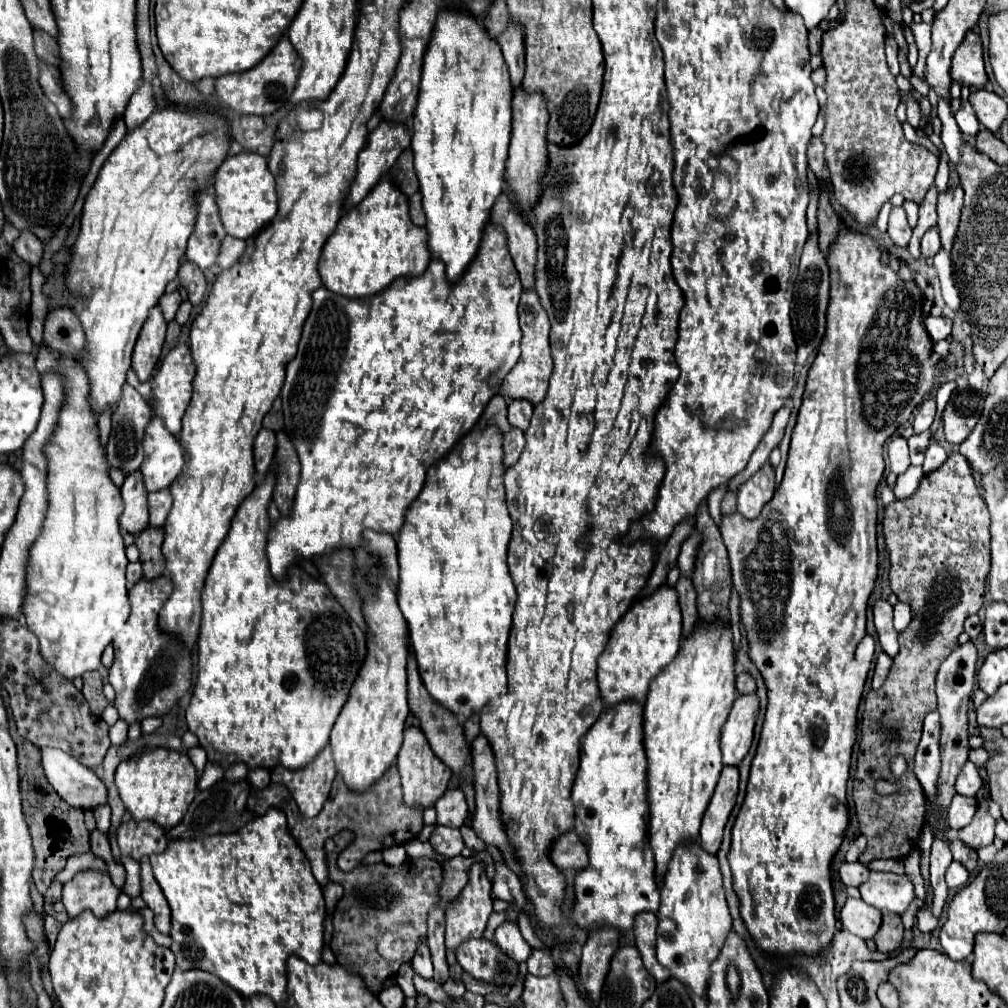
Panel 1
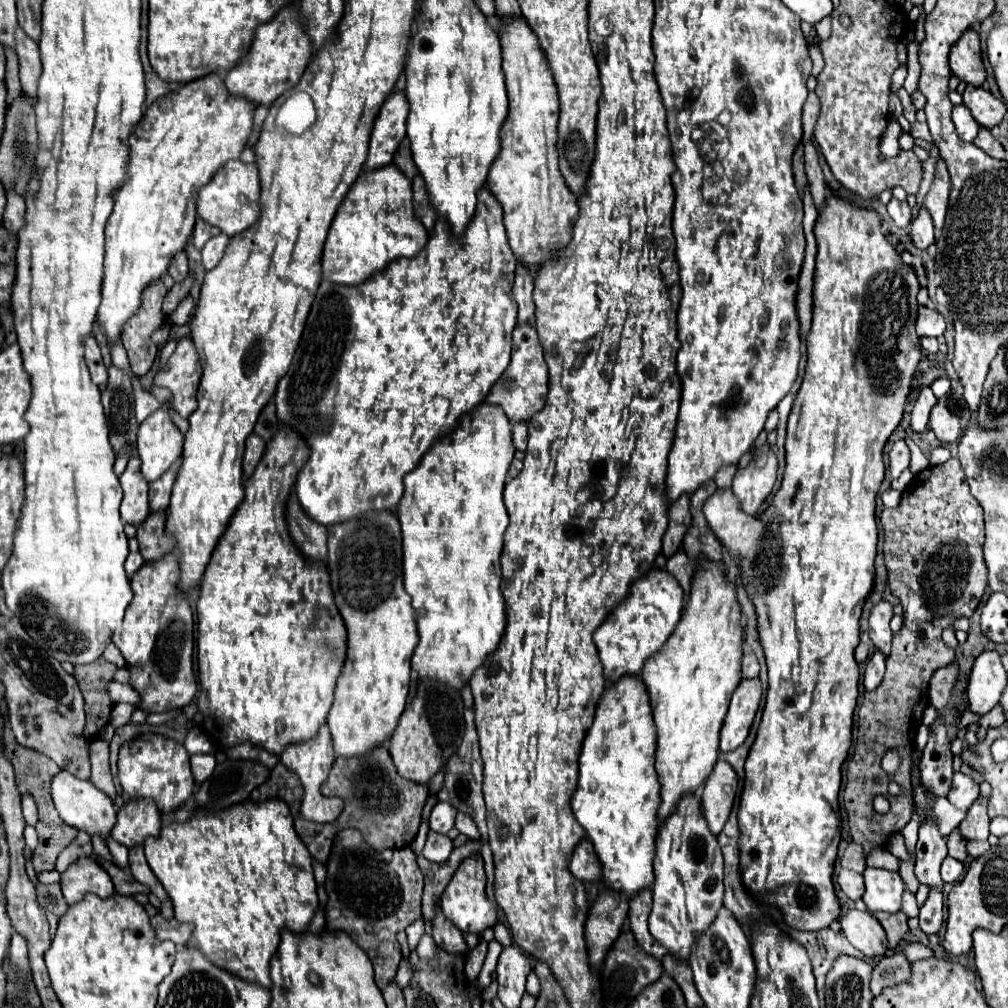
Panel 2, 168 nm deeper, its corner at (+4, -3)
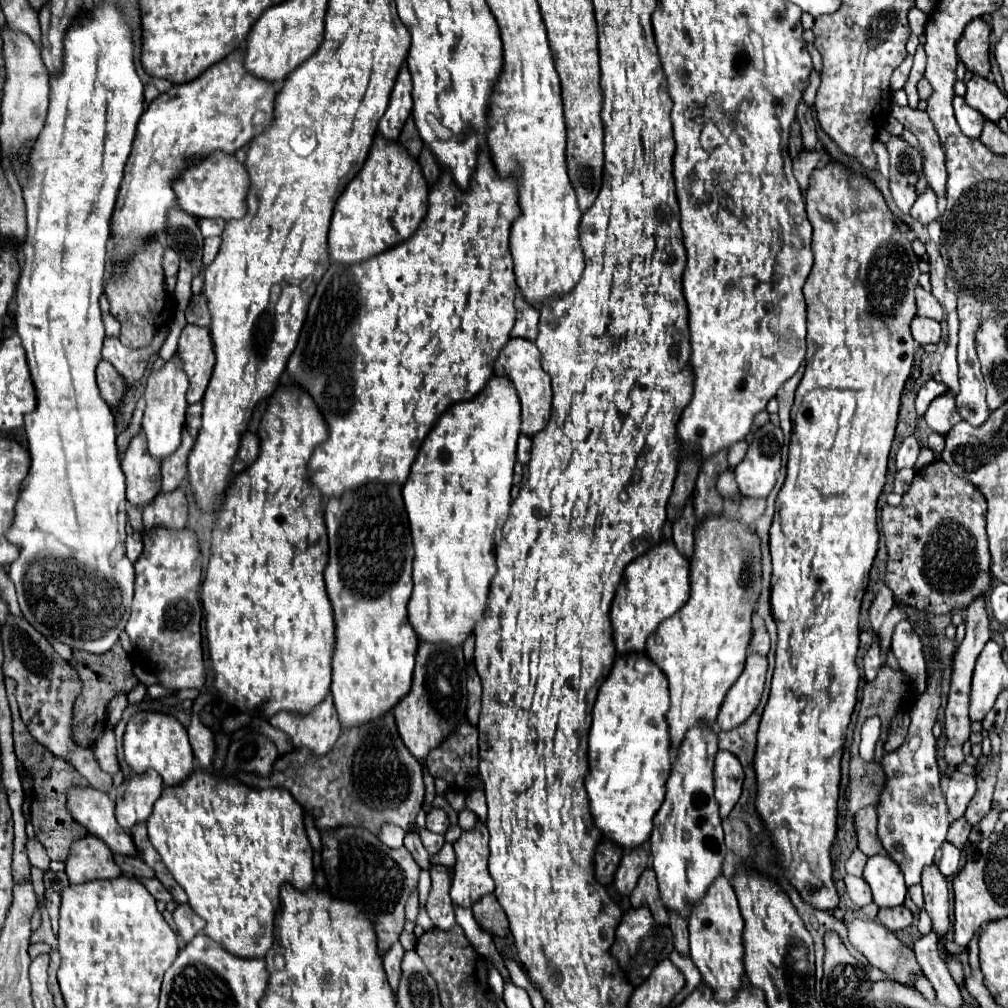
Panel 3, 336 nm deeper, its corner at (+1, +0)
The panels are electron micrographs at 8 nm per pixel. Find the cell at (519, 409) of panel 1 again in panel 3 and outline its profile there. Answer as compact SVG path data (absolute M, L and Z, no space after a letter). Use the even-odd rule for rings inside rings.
M520 434L520 438L518 438L518 460L522 464L526 464L530 460L530 446L532 446L532 438L526 434Z

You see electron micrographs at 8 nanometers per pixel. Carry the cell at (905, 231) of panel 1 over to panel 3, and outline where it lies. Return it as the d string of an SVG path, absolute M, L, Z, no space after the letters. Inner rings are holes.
M892 136L892 140L886 144L886 148L888 148L888 154L890 154L890 192L892 192L892 198L894 198L896 206L900 208L900 212L908 214L912 204L918 198L918 194L914 192L914 184L916 184L918 174L922 170L922 156L920 156L918 150L914 150L900 136Z

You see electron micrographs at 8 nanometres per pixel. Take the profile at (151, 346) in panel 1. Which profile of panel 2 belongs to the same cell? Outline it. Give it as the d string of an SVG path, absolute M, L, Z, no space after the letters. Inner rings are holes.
M161 279L149 283L143 291L139 309L125 323L125 327L121 331L121 343L127 349L131 369L137 377L145 375L157 357L159 349L151 341L151 335L165 321L165 315L161 311L161 303L165 299L165 293L167 293L167 289Z

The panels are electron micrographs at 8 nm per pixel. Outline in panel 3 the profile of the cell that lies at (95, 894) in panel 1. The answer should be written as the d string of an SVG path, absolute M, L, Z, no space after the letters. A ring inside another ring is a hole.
M86 836L70 846L66 860L66 874L72 886L90 880L112 880L120 876L110 848L96 840L96 836Z

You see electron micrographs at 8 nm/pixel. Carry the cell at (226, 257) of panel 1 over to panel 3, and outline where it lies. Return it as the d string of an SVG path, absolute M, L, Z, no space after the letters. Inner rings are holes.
M212 236L204 240L204 264L206 266L216 258L218 248L220 248L220 236Z

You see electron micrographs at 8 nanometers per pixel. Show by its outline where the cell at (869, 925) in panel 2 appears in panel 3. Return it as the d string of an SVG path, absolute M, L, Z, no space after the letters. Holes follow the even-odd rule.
M856 918L854 922L848 924L848 938L850 938L850 944L868 958L868 962L876 968L880 968L884 974L888 974L892 980L900 982L900 984L908 984L912 980L912 976L916 974L922 974L916 958L914 958L914 952L904 946L896 936L894 932L890 932L888 928L884 928L882 924L878 924L876 920L864 920L864 918Z

